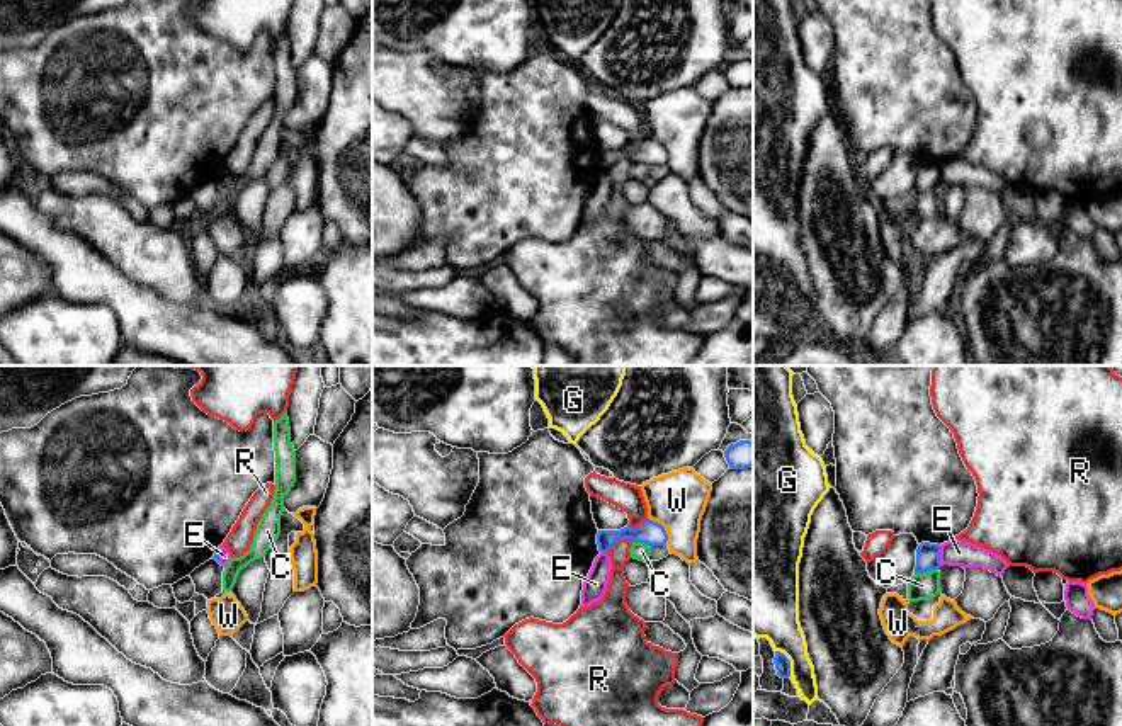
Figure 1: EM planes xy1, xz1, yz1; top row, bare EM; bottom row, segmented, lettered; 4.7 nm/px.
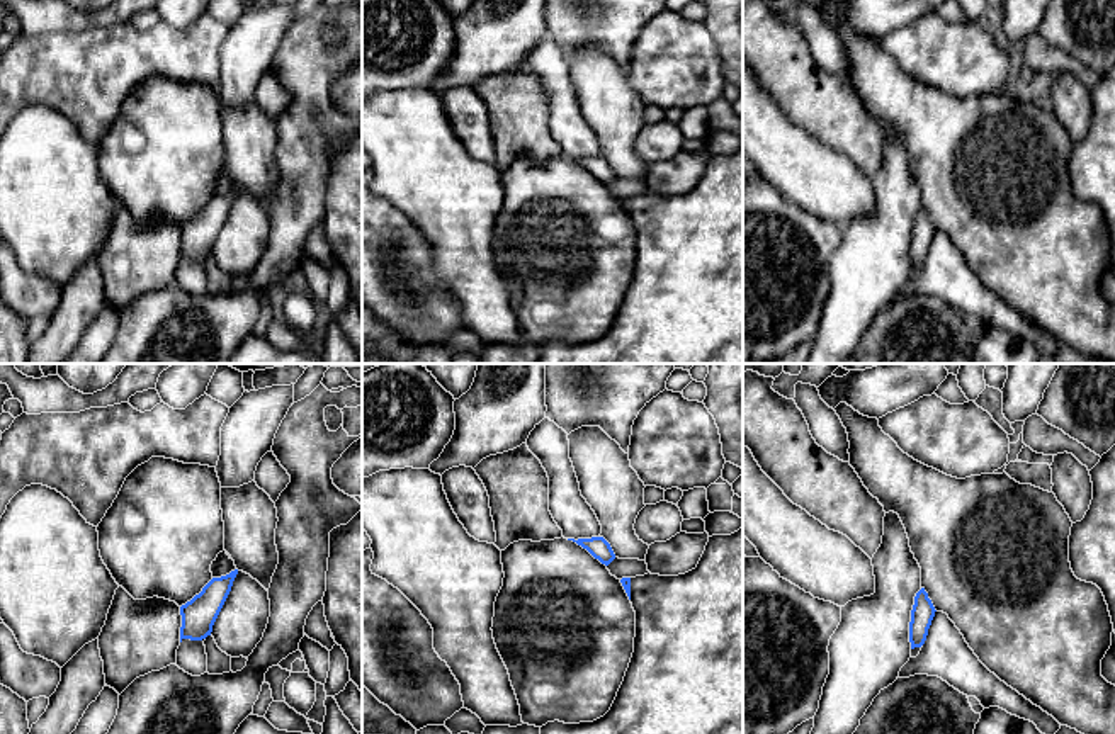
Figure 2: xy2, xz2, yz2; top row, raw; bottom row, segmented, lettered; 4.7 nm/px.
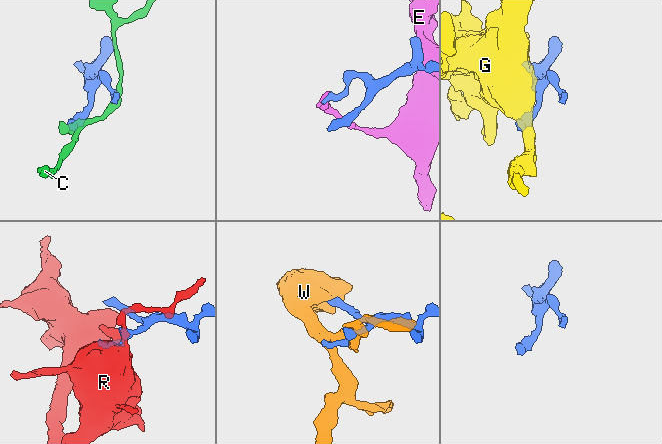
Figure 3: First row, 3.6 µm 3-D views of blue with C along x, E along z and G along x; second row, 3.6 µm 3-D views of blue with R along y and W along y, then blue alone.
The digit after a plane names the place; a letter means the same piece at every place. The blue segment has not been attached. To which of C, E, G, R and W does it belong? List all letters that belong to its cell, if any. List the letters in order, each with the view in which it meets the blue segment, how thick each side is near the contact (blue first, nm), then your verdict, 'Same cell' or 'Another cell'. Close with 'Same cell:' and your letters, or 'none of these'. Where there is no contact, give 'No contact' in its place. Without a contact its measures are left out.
C: Touches blue in yz1. Thickness 110 nm (blue) against 130 nm. Another cell
E: Touches blue in yz1. Thickness 110 nm (blue) against 130 nm. Another cell
G: Touches blue in yz1. Thickness 80 nm (blue) against 240 nm. Another cell
R: Touches blue in xz1. Thickness 120 nm (blue) against 100 nm. Another cell
W: Touches blue in xz1. Thickness 120 nm (blue) against 280 nm. Another cell
Same cell: none of these

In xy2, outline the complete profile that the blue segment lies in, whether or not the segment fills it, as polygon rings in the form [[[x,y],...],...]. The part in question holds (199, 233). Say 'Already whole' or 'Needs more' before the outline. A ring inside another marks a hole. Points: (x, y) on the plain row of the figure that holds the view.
Already whole. [[[238,189],[226,195],[212,197],[199,214],[180,226],[180,262],[184,258],[202,260],[211,255],[212,245],[231,211],[236,194]]]

